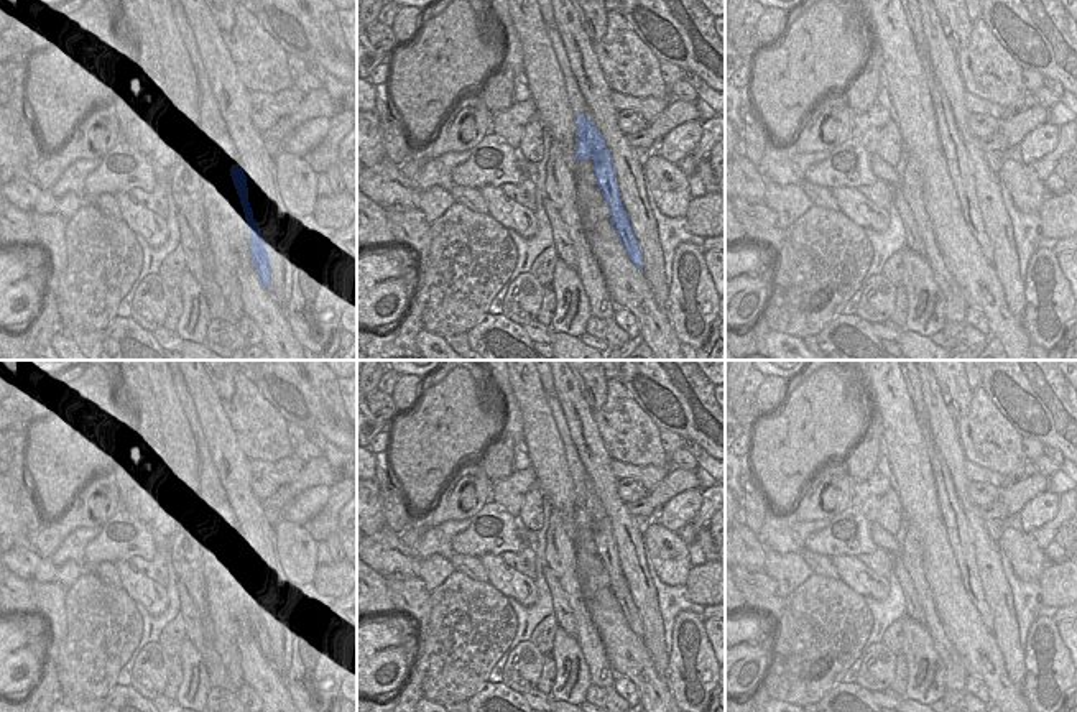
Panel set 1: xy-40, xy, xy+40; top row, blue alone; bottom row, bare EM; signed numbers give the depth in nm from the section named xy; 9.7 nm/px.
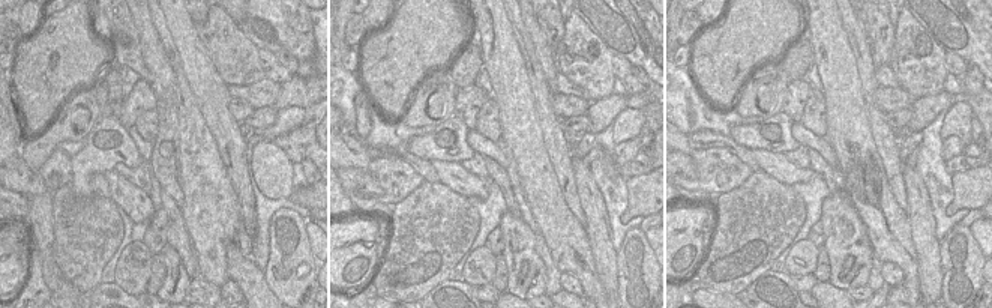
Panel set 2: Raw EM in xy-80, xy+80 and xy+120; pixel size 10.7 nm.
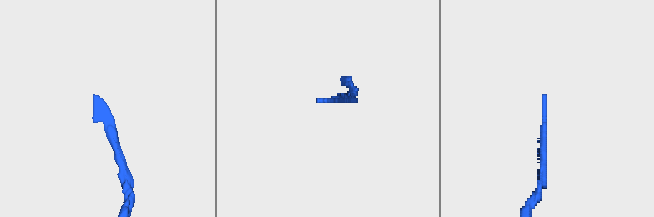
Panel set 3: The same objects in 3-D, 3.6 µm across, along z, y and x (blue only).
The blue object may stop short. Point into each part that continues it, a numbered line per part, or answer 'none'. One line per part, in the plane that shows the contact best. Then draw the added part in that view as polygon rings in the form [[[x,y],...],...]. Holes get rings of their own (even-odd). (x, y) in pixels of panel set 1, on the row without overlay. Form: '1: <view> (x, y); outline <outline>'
1: xy (577, 472); outline [[[533,360],[533,362],[539,372],[541,385],[543,385],[543,390],[546,393],[548,405],[552,411],[554,421],[557,424],[557,431],[559,431],[561,439],[564,442],[567,469],[571,472],[571,477],[574,482],[585,483],[587,488],[592,488],[592,482],[590,482],[590,479],[589,479],[589,475],[587,475],[587,472],[580,462],[577,447],[572,442],[571,431],[569,431],[561,401],[556,395],[549,362],[548,360]]]

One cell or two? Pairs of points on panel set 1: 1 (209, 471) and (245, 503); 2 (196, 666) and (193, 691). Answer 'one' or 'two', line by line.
1: two
2: one

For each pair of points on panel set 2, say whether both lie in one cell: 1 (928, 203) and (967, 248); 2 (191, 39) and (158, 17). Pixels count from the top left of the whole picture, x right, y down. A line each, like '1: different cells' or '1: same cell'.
1: different cells
2: different cells

